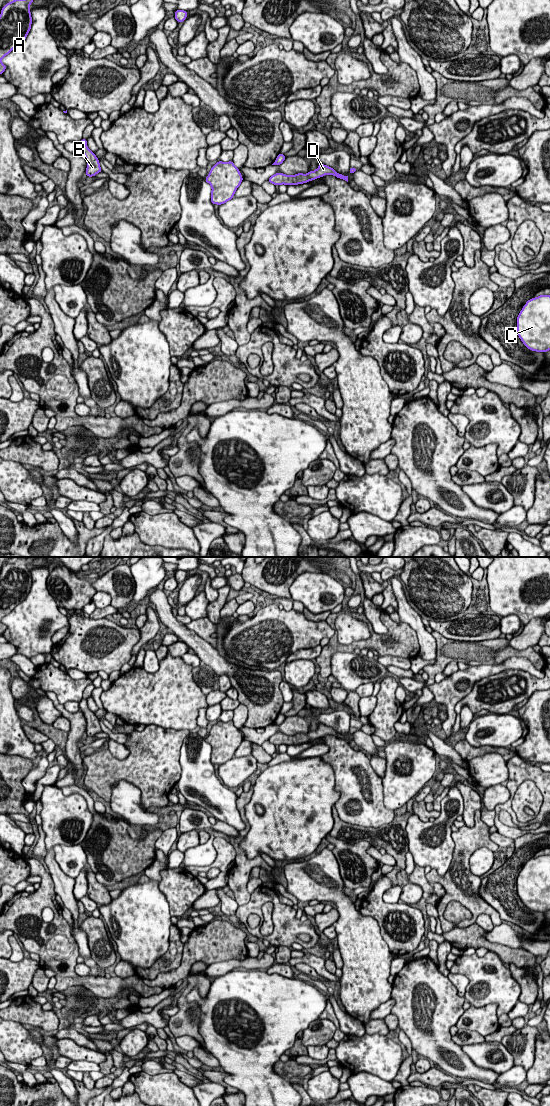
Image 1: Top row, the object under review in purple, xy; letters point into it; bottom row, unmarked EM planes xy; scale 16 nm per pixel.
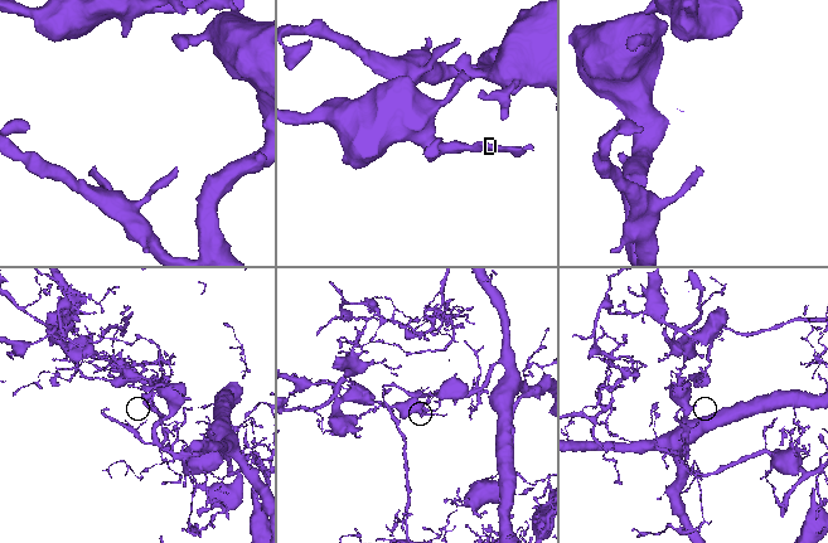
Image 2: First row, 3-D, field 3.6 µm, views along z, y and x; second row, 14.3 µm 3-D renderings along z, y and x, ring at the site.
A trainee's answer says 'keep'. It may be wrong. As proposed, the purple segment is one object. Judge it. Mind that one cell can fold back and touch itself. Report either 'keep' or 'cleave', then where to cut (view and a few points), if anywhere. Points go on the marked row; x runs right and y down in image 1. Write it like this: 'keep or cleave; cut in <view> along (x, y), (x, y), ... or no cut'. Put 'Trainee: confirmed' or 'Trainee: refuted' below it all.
cleave; cut in xy along (274, 162), (277, 164)
Trainee: refuted

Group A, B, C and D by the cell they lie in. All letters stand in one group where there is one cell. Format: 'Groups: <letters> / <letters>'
Groups: A B D / C

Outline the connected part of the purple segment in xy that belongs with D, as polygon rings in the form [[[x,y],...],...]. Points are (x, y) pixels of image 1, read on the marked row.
[[[319,164],[318,168],[314,171],[310,171],[307,174],[298,173],[295,175],[286,175],[283,173],[275,173],[267,181],[274,185],[298,185],[307,183],[325,175],[333,175],[339,179],[343,179],[348,182],[348,176],[337,173],[332,167],[324,164]]]

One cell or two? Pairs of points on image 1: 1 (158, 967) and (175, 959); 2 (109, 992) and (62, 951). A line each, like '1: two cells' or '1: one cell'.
1: one cell
2: one cell

